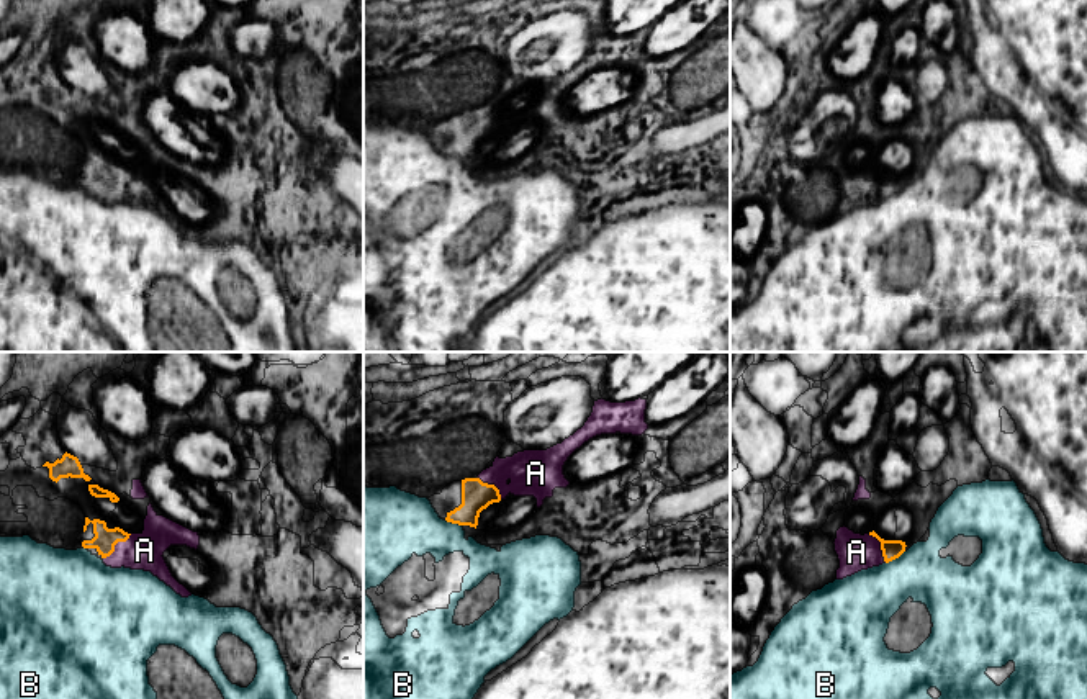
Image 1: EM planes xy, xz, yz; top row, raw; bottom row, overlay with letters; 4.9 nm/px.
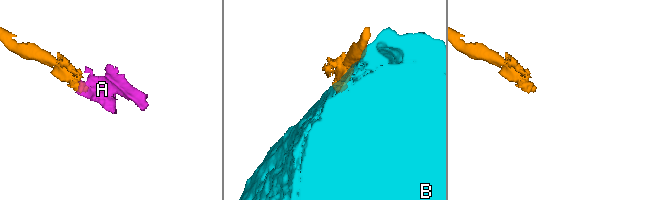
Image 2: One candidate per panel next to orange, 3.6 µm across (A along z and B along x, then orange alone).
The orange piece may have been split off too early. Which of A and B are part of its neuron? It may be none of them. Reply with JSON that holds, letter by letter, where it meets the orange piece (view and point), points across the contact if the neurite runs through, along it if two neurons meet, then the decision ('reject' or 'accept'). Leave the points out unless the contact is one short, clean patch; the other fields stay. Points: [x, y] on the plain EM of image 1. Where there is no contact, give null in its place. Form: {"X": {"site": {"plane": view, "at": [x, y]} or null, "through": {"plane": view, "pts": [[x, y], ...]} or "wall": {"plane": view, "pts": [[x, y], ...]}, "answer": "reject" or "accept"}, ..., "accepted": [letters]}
{"A": {"site": {"plane": "xy", "at": [115, 177]}, "through": {"plane": "xy", "pts": [[105, 172], [115, 177], [126, 184], [144, 184]]}, "answer": "accept"}, "B": {"site": {"plane": "yz", "at": [894, 192]}, "answer": "reject"}, "accepted": ["A"]}

